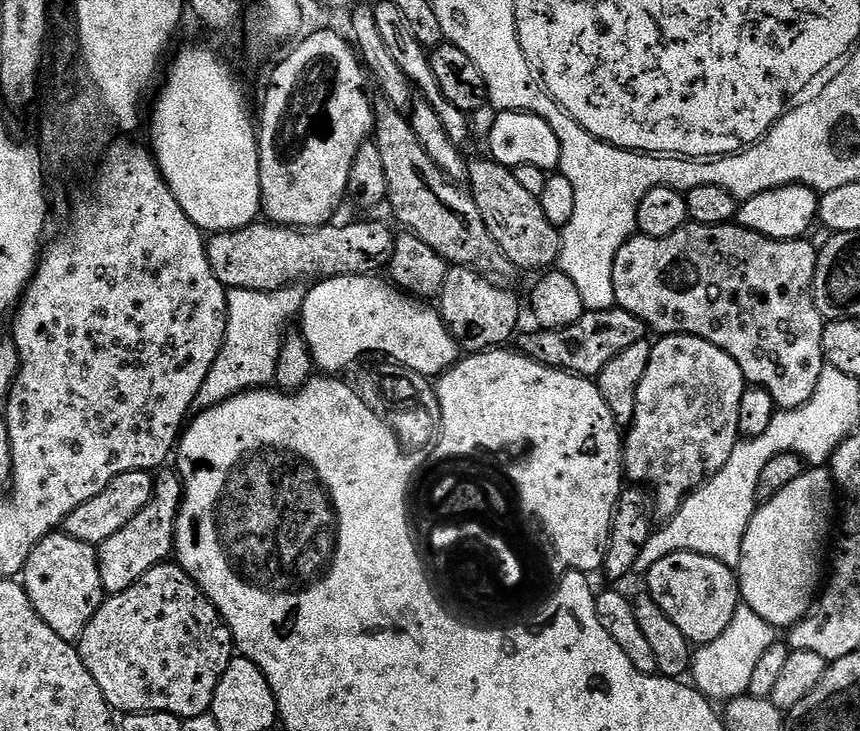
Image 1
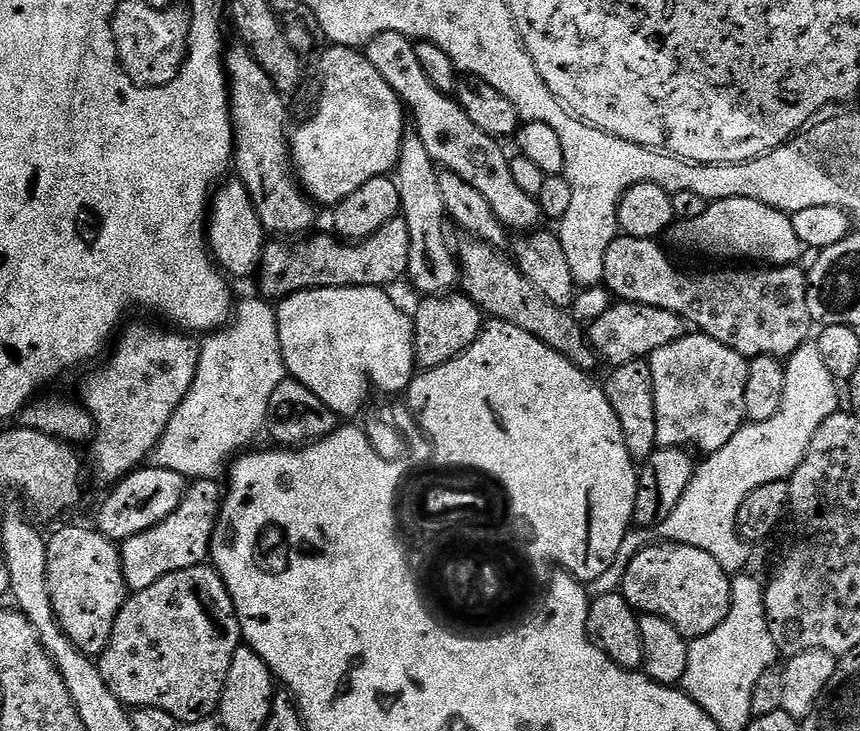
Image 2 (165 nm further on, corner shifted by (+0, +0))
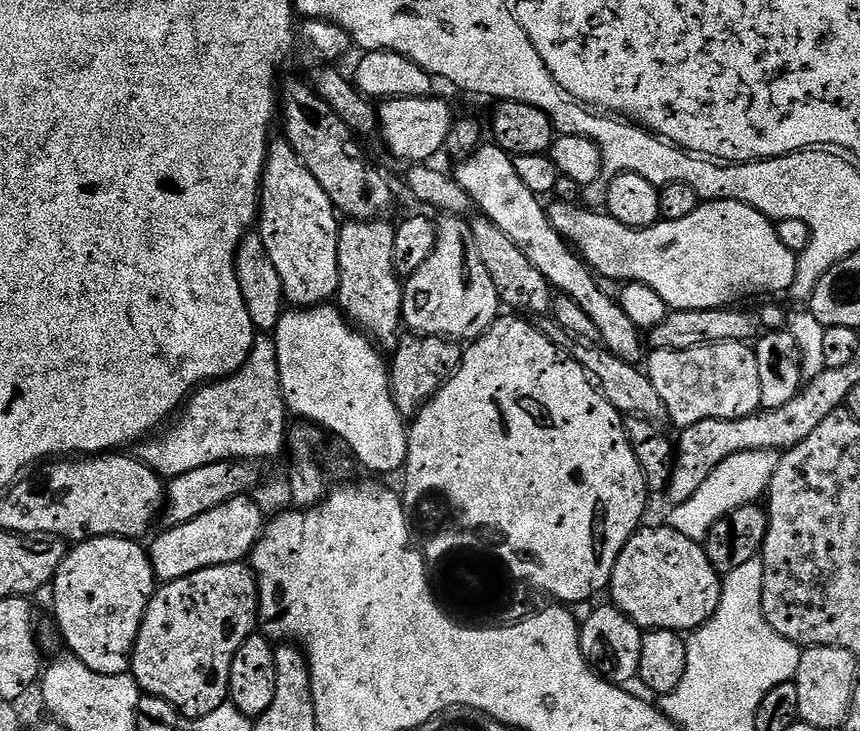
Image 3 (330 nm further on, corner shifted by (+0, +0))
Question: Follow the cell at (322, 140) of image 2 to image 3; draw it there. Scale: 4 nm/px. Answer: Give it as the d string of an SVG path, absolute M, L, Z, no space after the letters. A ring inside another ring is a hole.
M398 96L388 98L379 105L378 115L380 118L380 127L378 129L379 139L384 139L384 144L400 160L408 160L409 165L424 164L431 156L436 156L442 152L446 138L452 129L454 113L452 108L444 100L432 100L422 96Z

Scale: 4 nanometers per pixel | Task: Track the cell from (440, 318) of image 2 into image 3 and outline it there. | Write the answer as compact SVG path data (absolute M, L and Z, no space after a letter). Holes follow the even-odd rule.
M419 334L401 335L395 352L390 356L389 388L393 394L397 410L405 418L415 417L416 413L424 407L425 401L440 389L441 383L449 380L458 370L462 348L457 341L446 340L442 336L422 336Z

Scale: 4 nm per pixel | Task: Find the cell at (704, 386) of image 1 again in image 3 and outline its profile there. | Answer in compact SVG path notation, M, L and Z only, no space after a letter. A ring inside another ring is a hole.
M718 342L694 346L694 350L655 349L647 357L646 371L658 398L668 411L668 420L683 430L703 420L746 418L761 411L758 358L747 343Z

